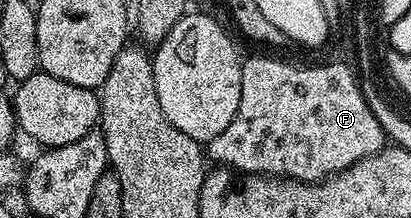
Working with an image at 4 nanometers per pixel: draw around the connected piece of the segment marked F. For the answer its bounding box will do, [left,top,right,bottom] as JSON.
[207,54,386,182]

